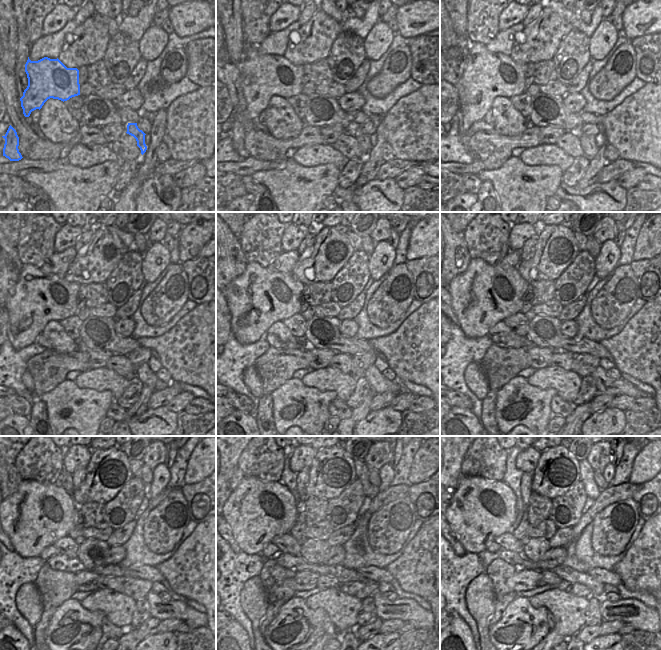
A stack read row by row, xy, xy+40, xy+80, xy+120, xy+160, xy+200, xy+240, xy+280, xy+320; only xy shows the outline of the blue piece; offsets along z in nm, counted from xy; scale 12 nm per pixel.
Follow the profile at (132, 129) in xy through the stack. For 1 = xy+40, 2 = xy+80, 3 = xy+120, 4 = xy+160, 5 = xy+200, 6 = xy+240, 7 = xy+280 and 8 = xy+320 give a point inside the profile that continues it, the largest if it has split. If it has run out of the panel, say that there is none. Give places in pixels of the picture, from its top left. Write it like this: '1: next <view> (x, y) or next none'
1: next xy+40 (363, 140)
2: next xy+80 (588, 144)
3: next xy+120 (143, 373)
4: next xy+160 (379, 384)
5: next xy+200 (604, 384)
6: next xy+240 (163, 610)
7: next xy+280 (408, 610)
8: next xy+320 (631, 611)

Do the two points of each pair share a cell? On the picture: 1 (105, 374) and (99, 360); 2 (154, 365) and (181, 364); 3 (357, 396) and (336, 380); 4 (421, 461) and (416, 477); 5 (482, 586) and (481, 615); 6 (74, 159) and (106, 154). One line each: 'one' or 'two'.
1: two
2: two
3: two
4: one
5: one
6: one

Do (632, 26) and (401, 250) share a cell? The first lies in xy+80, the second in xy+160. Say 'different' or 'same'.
different

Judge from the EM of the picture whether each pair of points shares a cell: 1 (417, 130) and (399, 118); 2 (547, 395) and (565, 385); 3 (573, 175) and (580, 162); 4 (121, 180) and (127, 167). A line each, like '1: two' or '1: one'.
1: one
2: two
3: one
4: one

